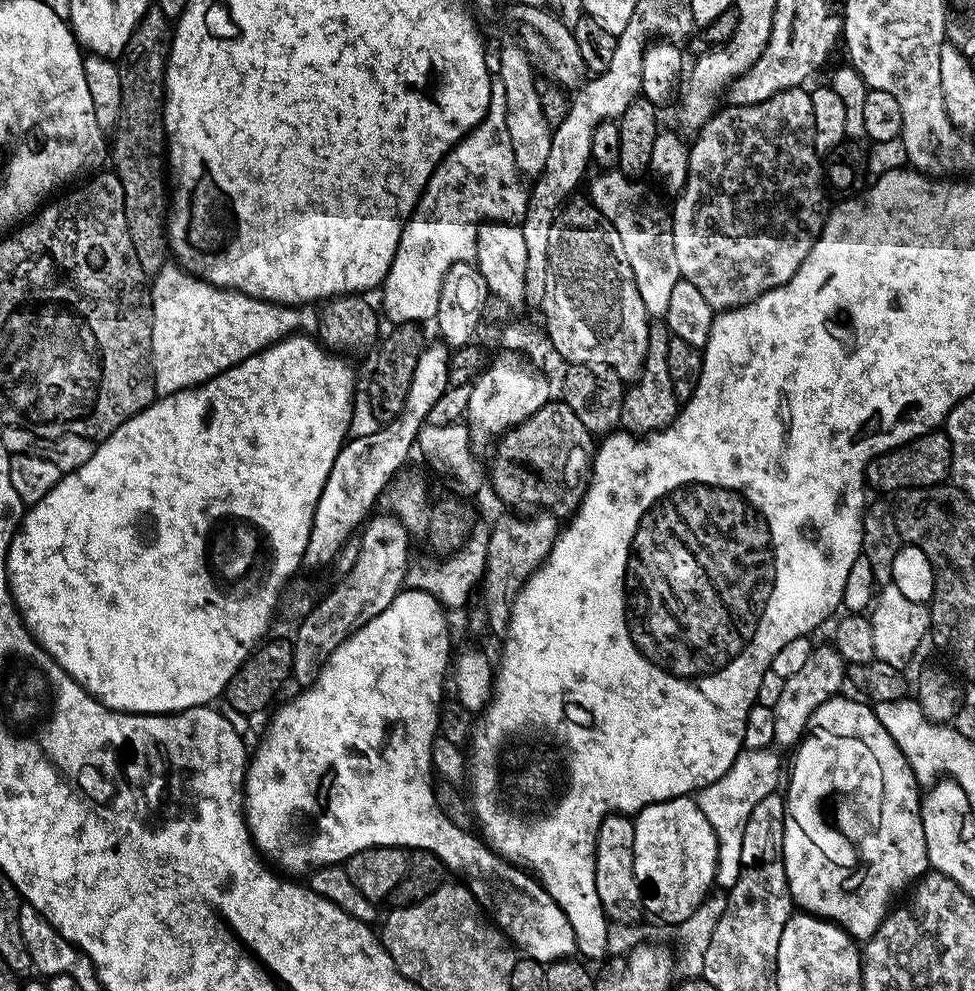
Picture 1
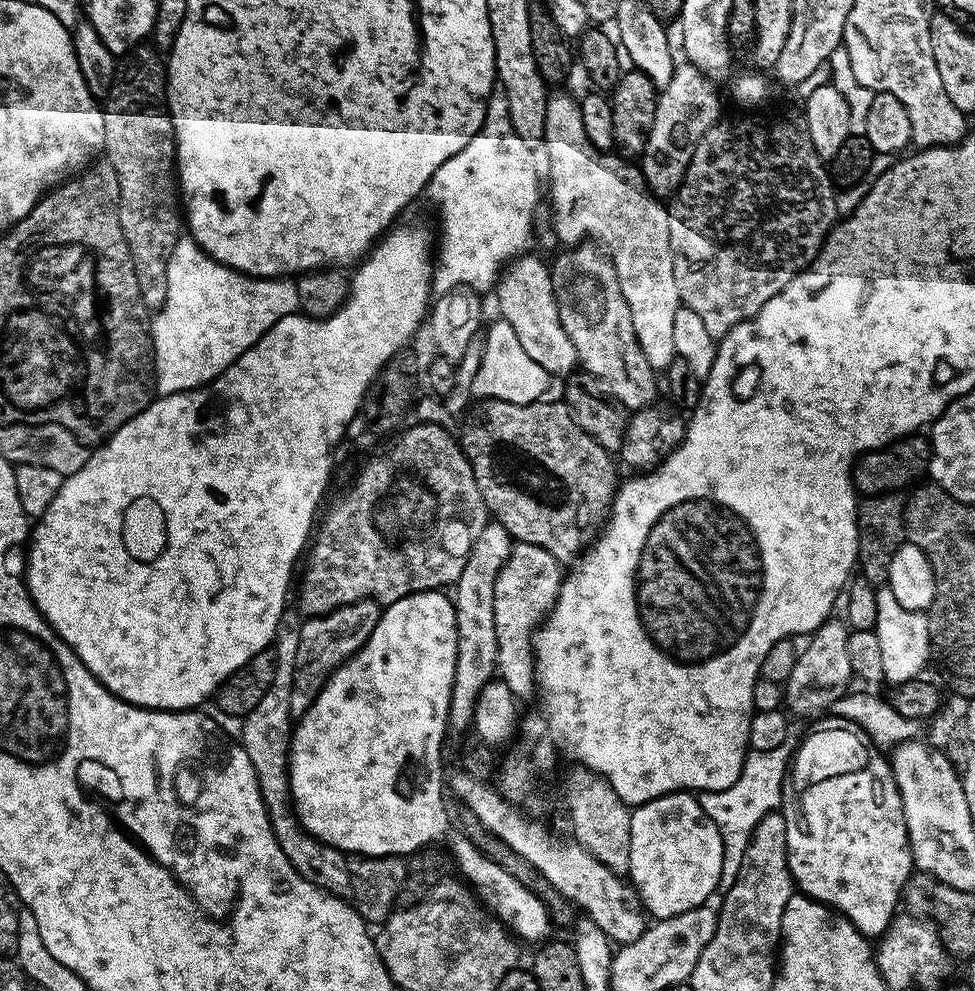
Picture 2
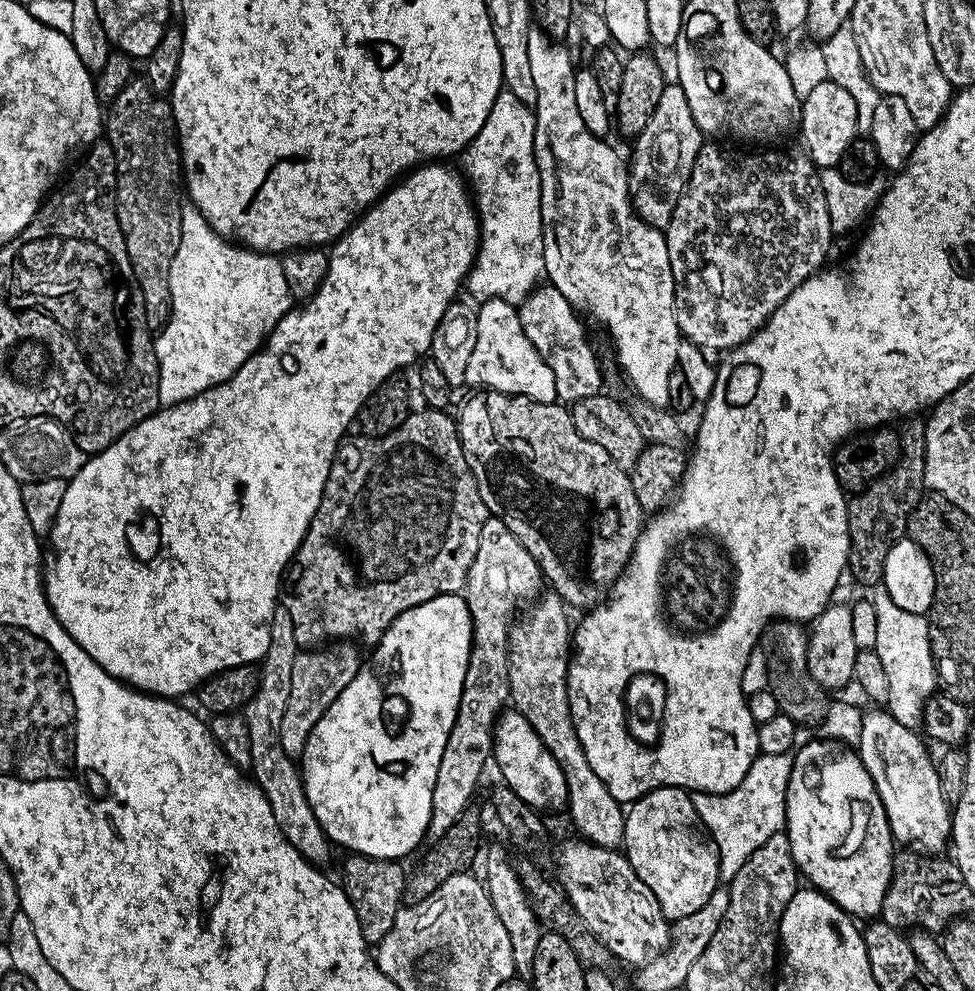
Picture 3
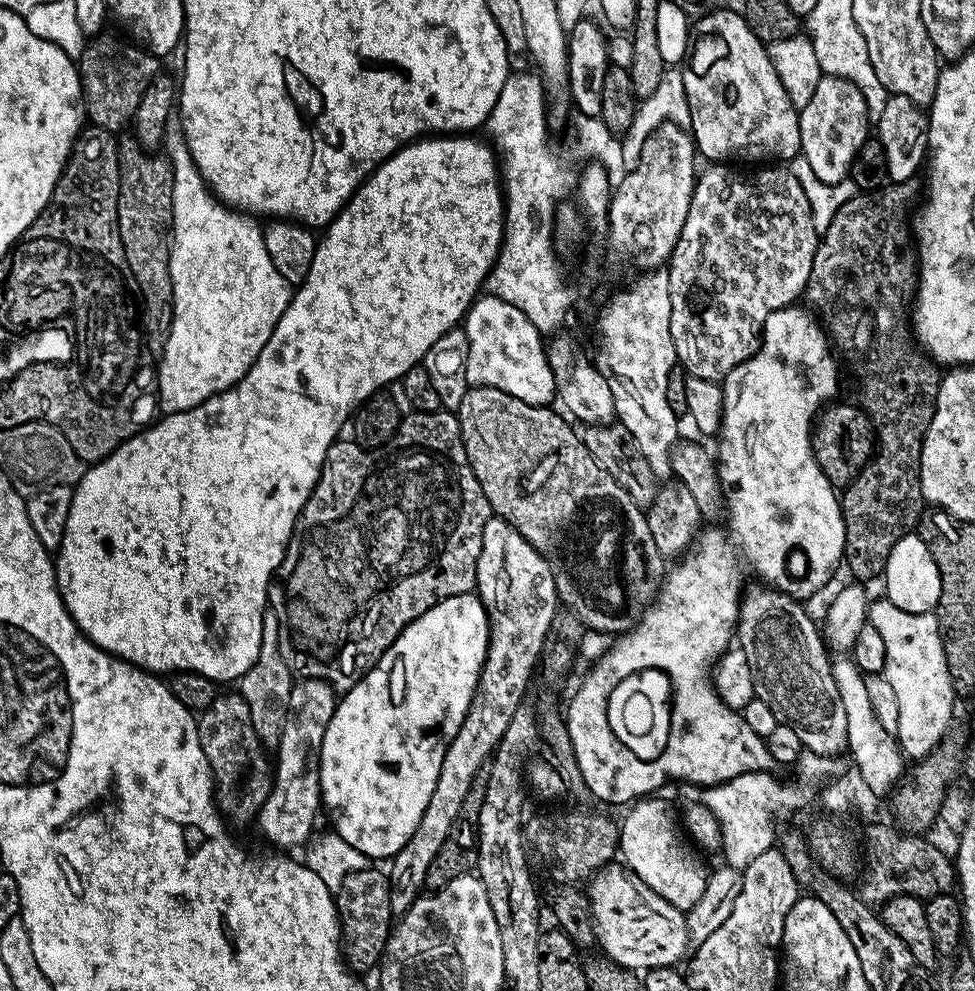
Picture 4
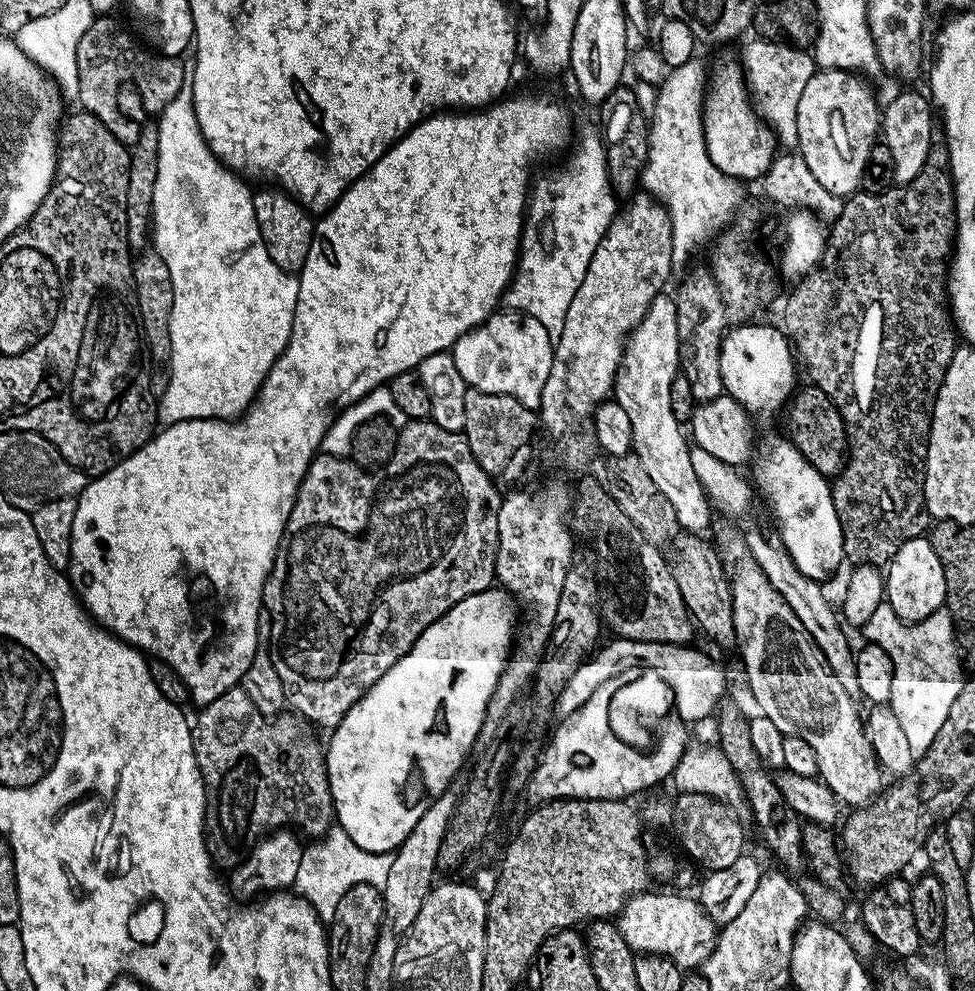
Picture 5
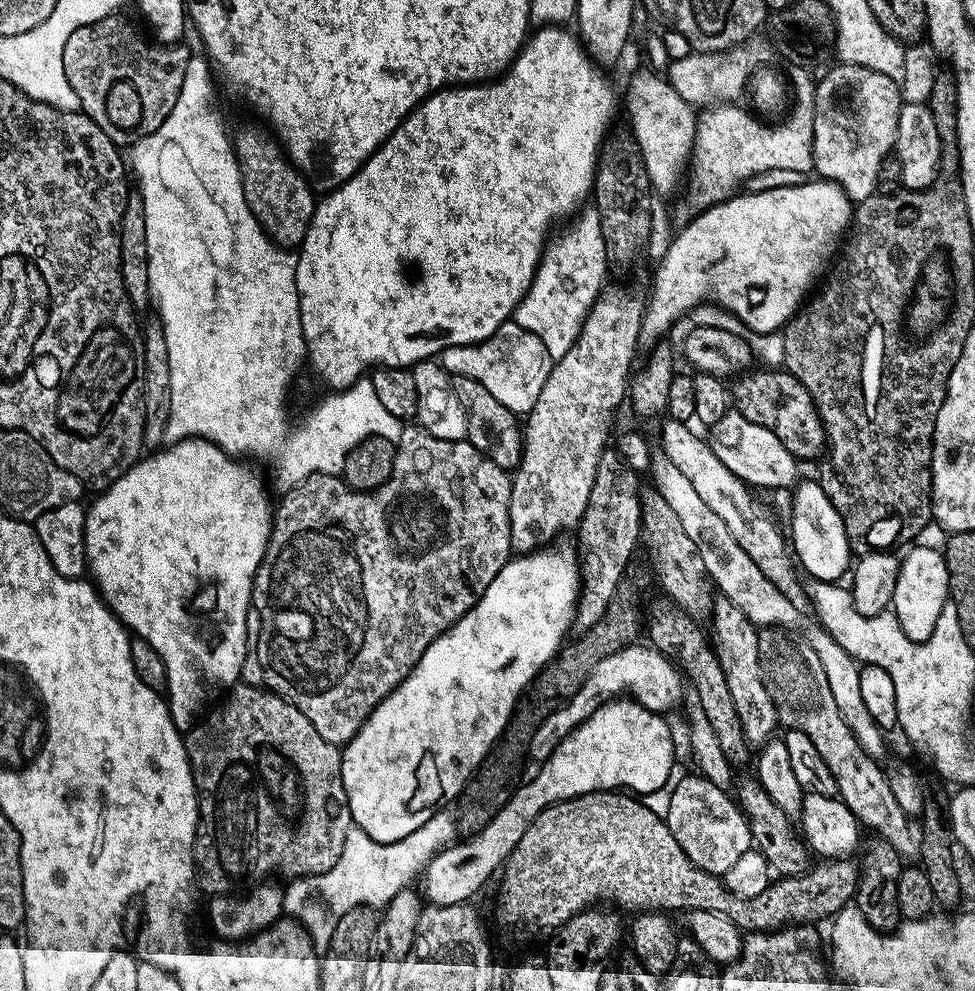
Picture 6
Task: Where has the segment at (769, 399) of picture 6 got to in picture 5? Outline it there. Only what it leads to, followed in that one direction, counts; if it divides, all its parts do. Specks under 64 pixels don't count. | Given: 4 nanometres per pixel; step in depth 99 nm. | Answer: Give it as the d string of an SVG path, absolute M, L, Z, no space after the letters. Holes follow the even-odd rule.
M797 387L787 405L788 432L786 436L802 454L802 458L806 458L810 466L814 466L814 470L818 470L829 478L835 478L840 475L845 462L848 461L848 435L844 419L834 406L834 402L830 402L830 398L826 398L826 394L822 394L820 388L807 387Z

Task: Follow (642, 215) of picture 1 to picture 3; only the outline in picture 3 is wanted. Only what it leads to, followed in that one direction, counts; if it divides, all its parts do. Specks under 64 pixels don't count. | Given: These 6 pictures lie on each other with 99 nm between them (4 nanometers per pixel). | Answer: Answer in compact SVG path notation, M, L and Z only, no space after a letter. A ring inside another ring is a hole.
M533 27L528 39L530 46L530 71L534 78L534 90L536 102L536 125L534 126L534 158L540 175L540 217L542 218L542 234L544 235L544 276L547 283L556 287L565 295L577 313L589 312L597 316L604 323L606 331L612 335L612 344L616 347L616 360L624 371L626 379L632 383L632 388L644 399L643 403L648 406L664 406L668 404L668 387L670 386L670 374L678 367L678 346L682 339L680 327L676 321L676 291L674 290L674 274L670 266L670 254L668 243L661 229L650 226L632 207L632 195L628 189L628 164L611 148L607 139L590 134L586 130L586 122L582 122L582 114L578 114L578 105L574 99L574 78L576 77L577 65L572 65L572 56L563 47L563 43L554 41L548 37L541 28Z

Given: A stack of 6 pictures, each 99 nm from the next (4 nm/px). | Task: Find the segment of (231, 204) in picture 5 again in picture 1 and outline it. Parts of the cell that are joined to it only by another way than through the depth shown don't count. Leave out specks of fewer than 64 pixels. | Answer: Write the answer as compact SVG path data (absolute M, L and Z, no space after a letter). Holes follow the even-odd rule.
M167 262L151 277L152 293L152 373L156 379L156 391L160 396L173 396L185 388L205 384L210 378L222 374L238 362L258 354L279 340L297 334L315 333L319 311L312 306L271 304L258 298L250 298L229 288L215 288L198 276L181 268L175 262Z

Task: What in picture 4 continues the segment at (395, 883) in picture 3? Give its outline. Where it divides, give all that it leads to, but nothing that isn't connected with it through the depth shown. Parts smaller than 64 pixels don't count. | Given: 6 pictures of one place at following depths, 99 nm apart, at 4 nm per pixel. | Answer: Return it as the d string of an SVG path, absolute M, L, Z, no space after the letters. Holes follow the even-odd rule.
M369 866L362 870L354 870L342 878L340 887L335 889L336 912L340 915L340 930L342 933L342 955L344 963L357 974L364 974L377 967L384 958L384 948L388 945L388 938L394 927L394 913L390 906L390 886L388 877L375 866Z

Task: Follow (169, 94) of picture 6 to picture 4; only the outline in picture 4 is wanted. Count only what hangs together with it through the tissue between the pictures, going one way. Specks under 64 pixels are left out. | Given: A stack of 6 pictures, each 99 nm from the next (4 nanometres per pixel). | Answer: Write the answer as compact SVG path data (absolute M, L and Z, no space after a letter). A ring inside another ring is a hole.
M101 34L85 43L84 52L78 57L78 67L87 119L95 127L116 134L119 128L127 124L129 127L133 123L138 102L142 102L142 94L146 94L146 86L150 86L155 76L161 75L162 68L151 51L127 39L119 40L116 36L108 35Z

